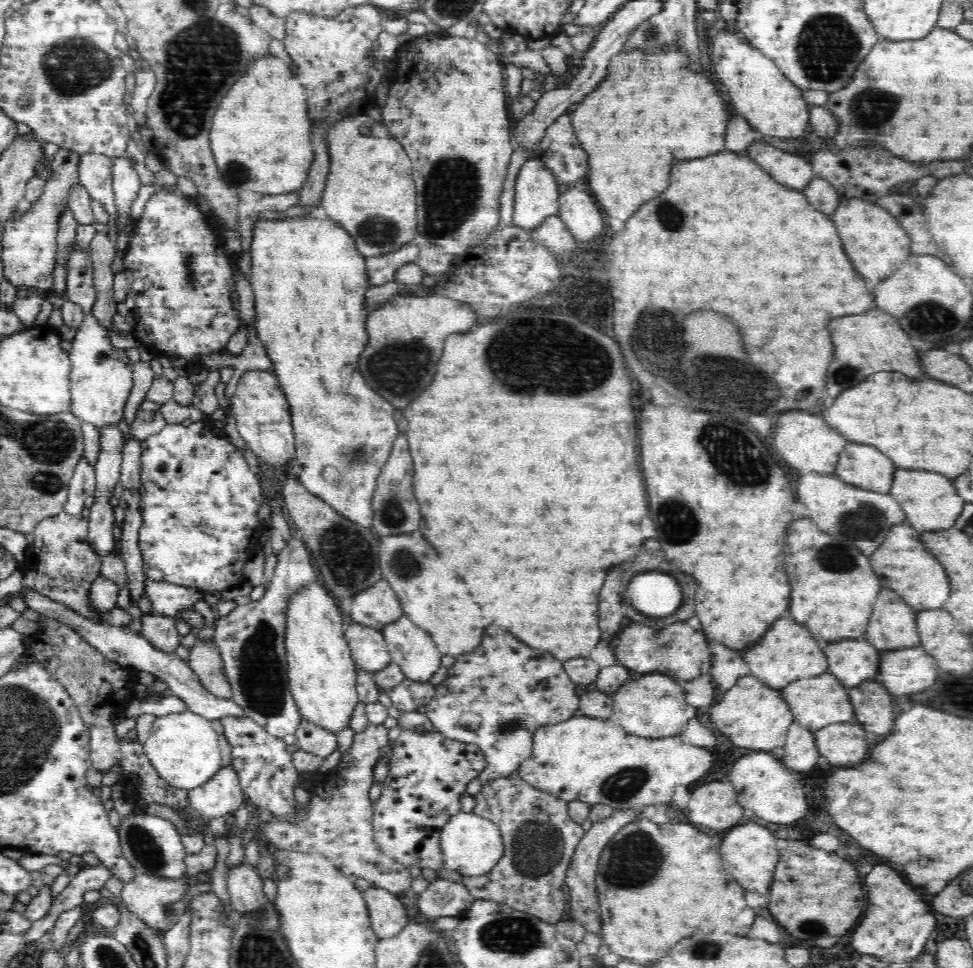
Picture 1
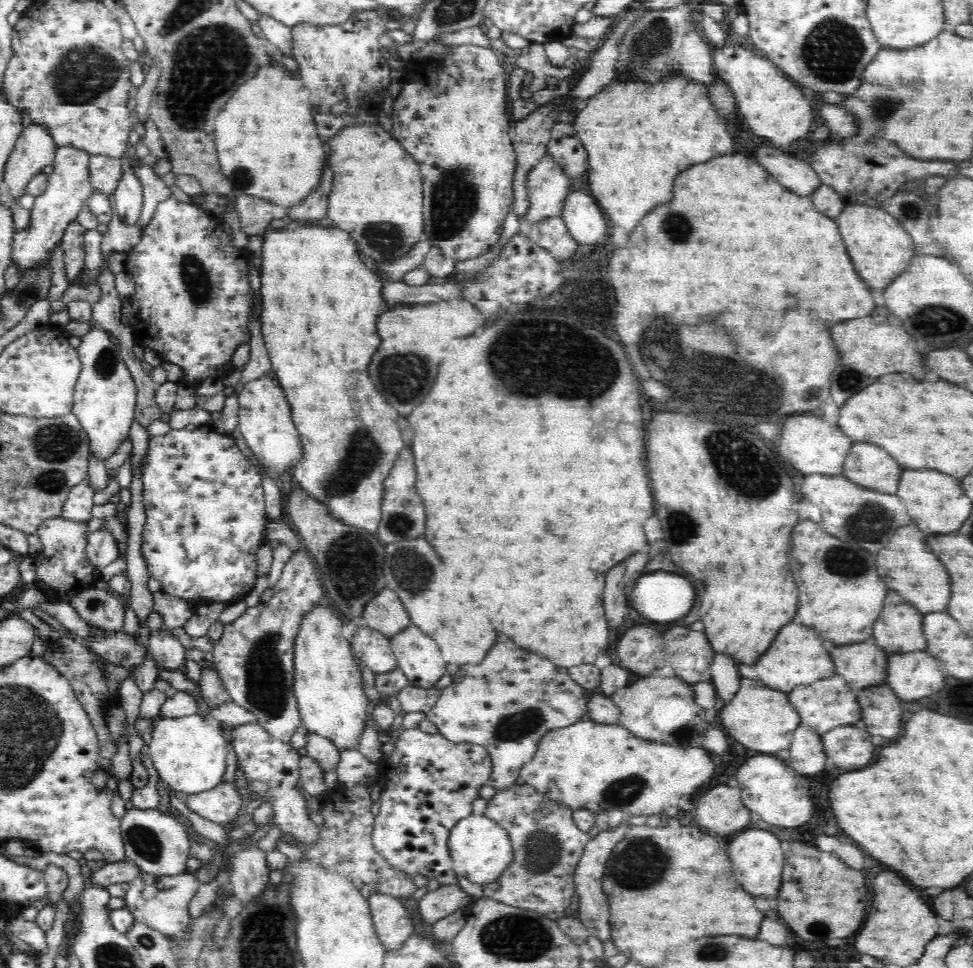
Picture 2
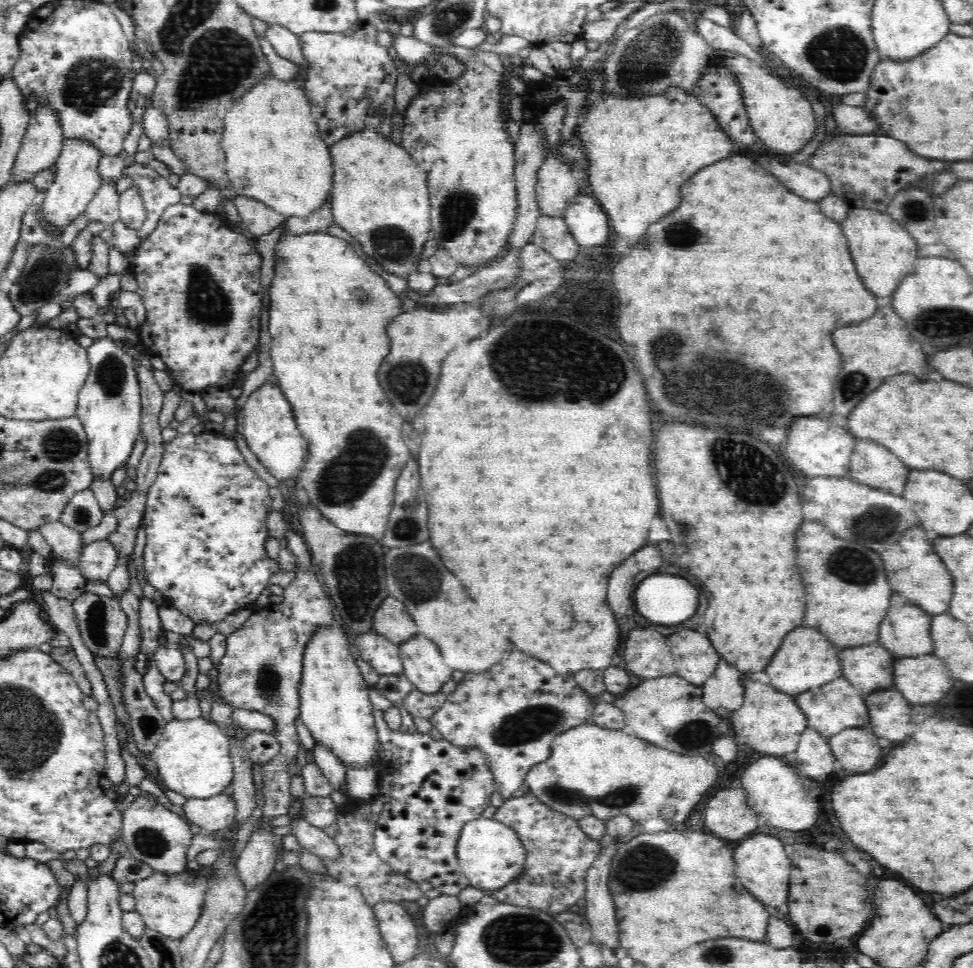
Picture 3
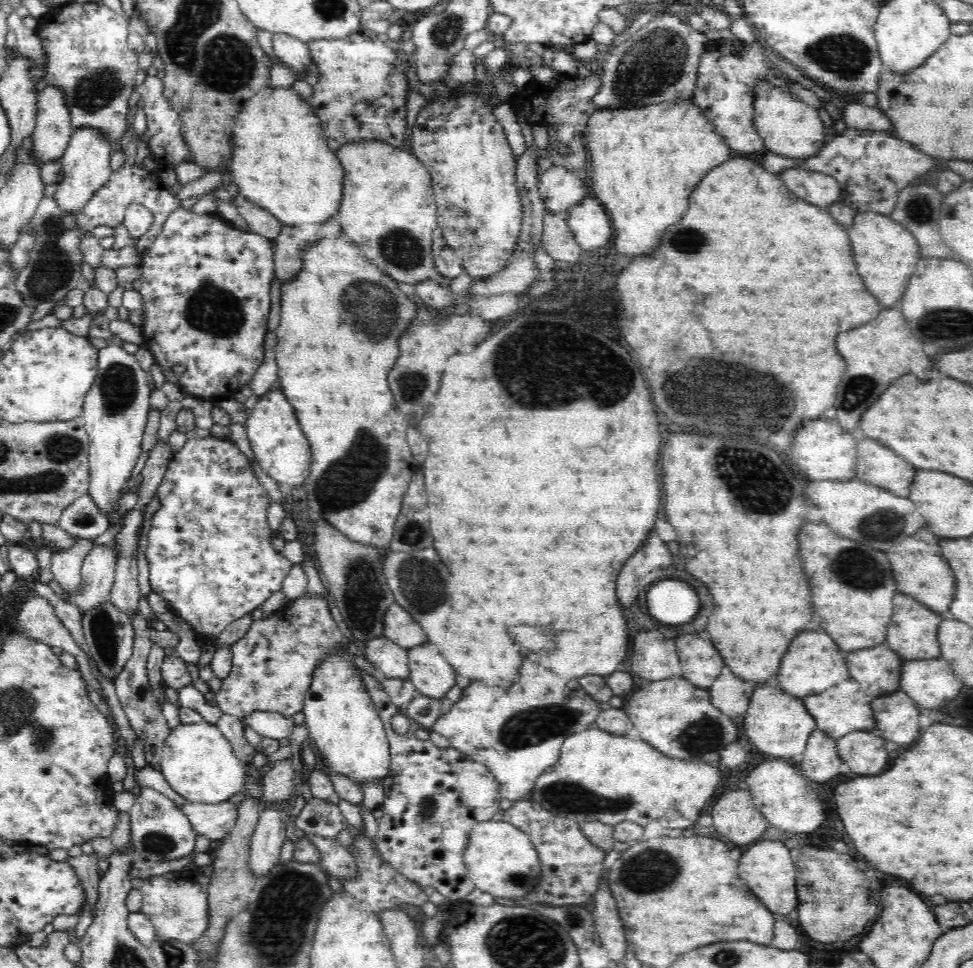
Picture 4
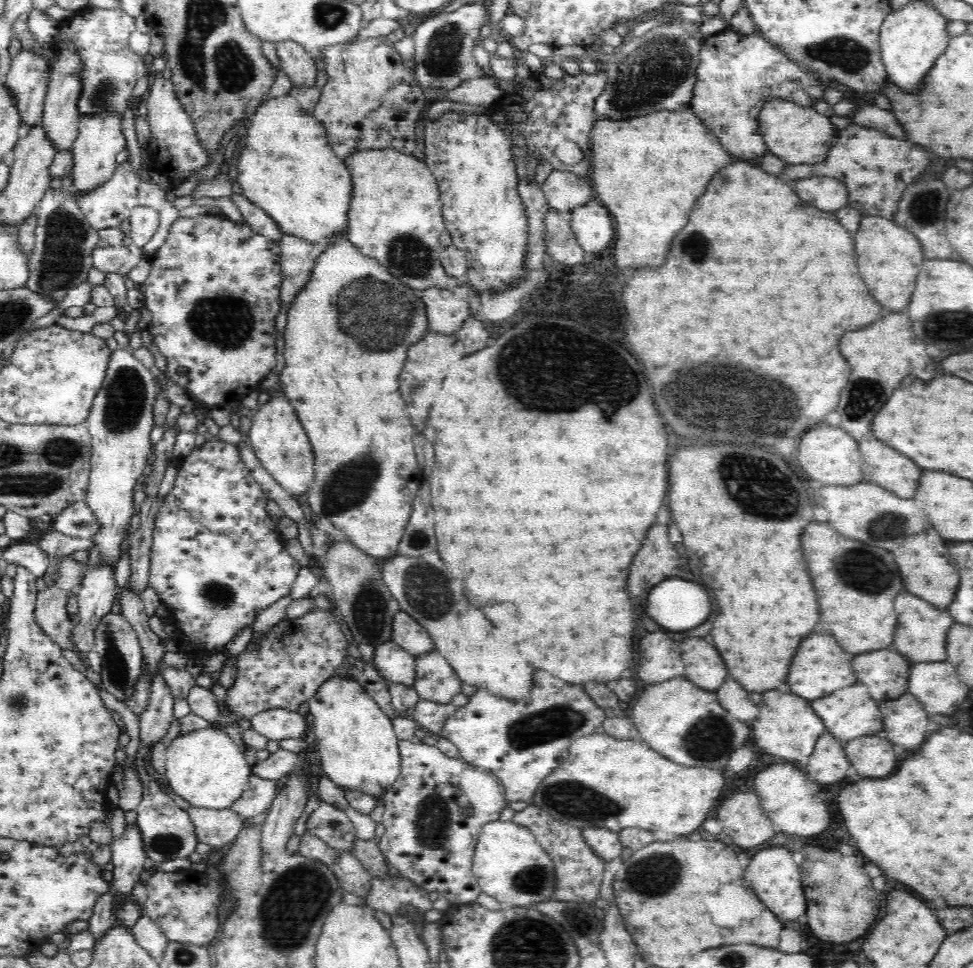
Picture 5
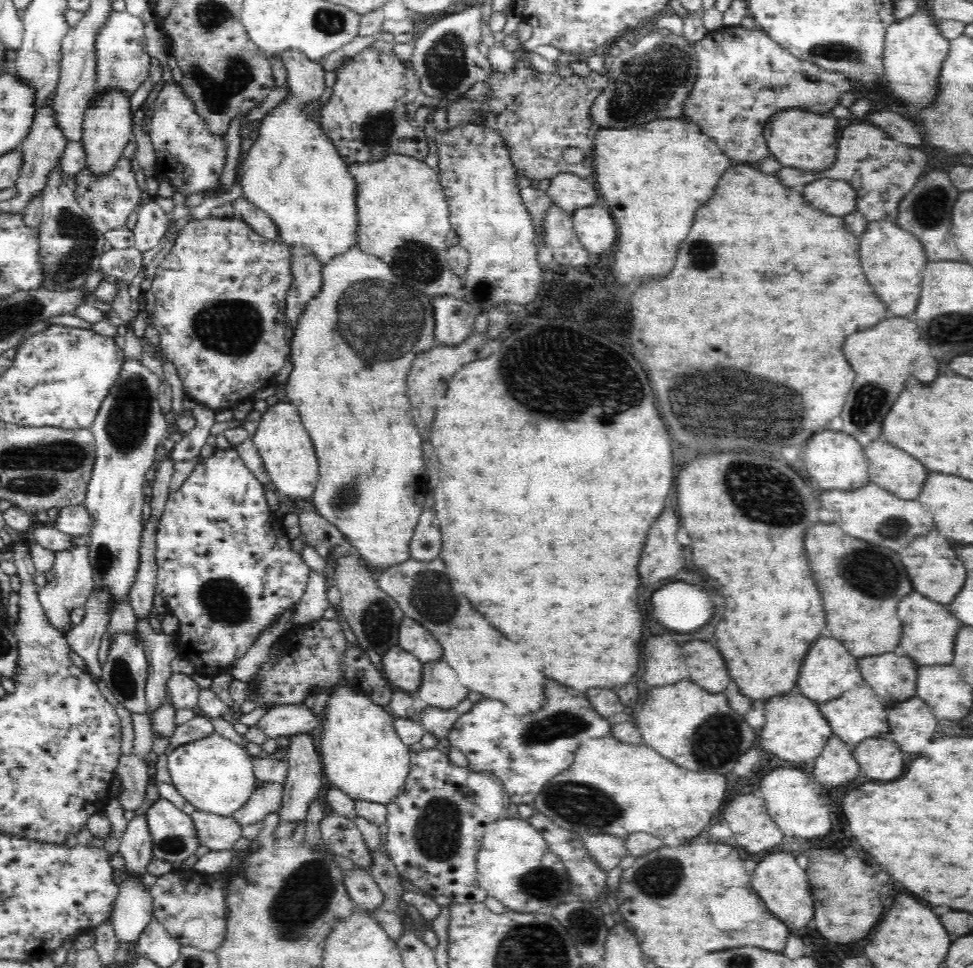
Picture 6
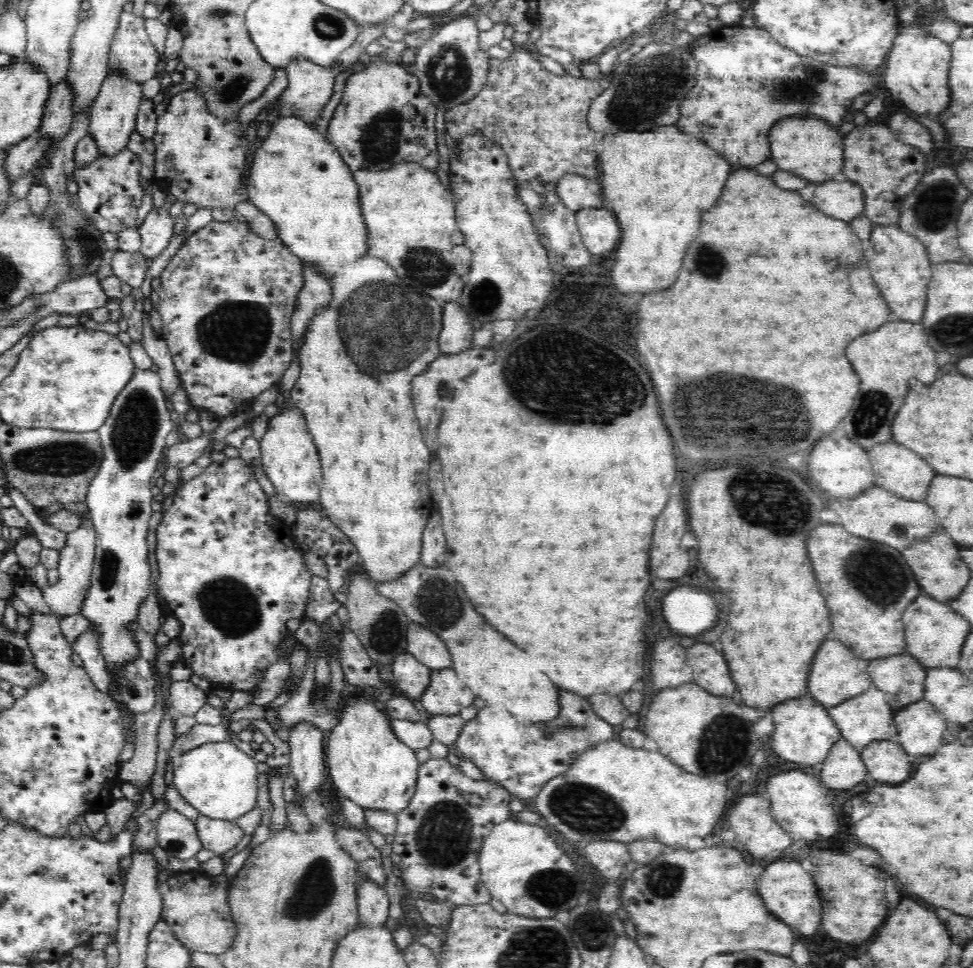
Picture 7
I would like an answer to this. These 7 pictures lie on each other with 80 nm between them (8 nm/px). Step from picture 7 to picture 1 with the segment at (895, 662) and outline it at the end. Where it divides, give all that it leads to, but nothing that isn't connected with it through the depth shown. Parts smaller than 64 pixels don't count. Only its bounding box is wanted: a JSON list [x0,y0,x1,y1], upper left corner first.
[821,639,879,689]

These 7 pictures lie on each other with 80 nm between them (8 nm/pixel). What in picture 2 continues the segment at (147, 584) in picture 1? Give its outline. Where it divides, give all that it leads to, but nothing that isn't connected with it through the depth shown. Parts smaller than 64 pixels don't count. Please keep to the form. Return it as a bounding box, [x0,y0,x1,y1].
[151,590,200,629]

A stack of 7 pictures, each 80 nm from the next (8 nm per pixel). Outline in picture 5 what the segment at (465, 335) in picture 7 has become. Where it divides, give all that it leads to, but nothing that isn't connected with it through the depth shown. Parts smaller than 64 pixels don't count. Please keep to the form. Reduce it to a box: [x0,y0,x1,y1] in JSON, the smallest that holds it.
[419,287,472,333]

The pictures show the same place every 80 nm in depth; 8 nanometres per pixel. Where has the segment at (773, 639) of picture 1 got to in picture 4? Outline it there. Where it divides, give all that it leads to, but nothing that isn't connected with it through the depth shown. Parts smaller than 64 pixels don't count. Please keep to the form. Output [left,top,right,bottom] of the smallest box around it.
[773,630,850,698]

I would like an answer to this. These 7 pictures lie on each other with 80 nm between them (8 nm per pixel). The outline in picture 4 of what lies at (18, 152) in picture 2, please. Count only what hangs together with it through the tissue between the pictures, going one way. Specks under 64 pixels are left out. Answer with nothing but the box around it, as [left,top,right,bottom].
[26,88,74,168]

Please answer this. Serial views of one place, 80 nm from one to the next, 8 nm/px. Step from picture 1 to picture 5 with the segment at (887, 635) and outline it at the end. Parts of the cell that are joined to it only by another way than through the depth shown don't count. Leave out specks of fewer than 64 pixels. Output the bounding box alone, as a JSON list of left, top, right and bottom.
[893,594,955,663]

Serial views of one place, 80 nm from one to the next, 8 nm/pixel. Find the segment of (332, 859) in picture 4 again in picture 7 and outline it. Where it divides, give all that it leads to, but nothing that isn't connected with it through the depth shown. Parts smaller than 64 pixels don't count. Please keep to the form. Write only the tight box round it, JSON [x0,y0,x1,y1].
[358,880,390,927]

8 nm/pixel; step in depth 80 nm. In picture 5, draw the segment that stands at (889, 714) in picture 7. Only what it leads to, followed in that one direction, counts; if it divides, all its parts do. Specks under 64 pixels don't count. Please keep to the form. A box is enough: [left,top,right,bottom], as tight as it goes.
[811,683,883,744]

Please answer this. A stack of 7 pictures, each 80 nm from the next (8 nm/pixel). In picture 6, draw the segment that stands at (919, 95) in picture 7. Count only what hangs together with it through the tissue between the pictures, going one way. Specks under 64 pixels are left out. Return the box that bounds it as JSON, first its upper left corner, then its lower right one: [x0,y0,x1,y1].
[880,12,949,106]

